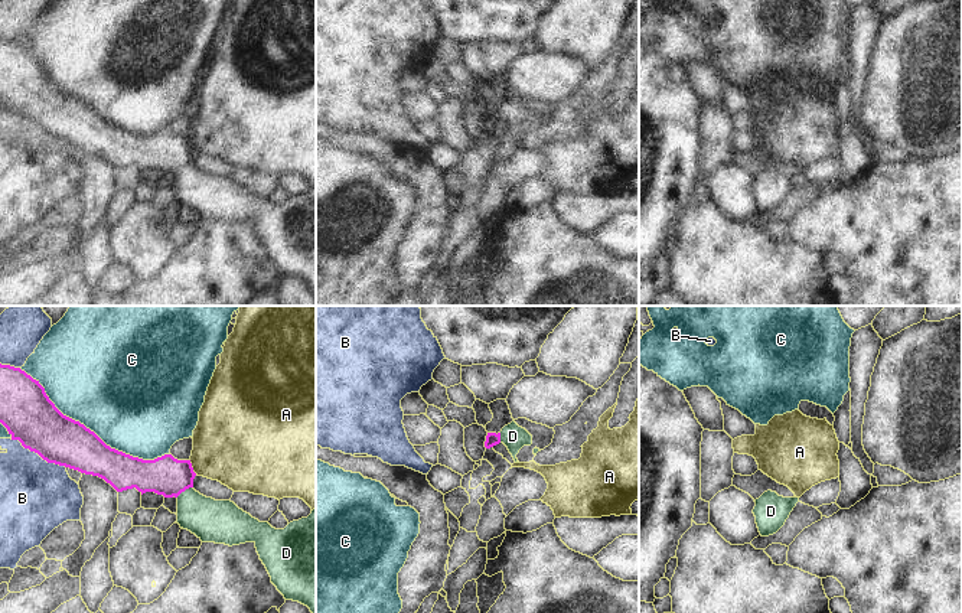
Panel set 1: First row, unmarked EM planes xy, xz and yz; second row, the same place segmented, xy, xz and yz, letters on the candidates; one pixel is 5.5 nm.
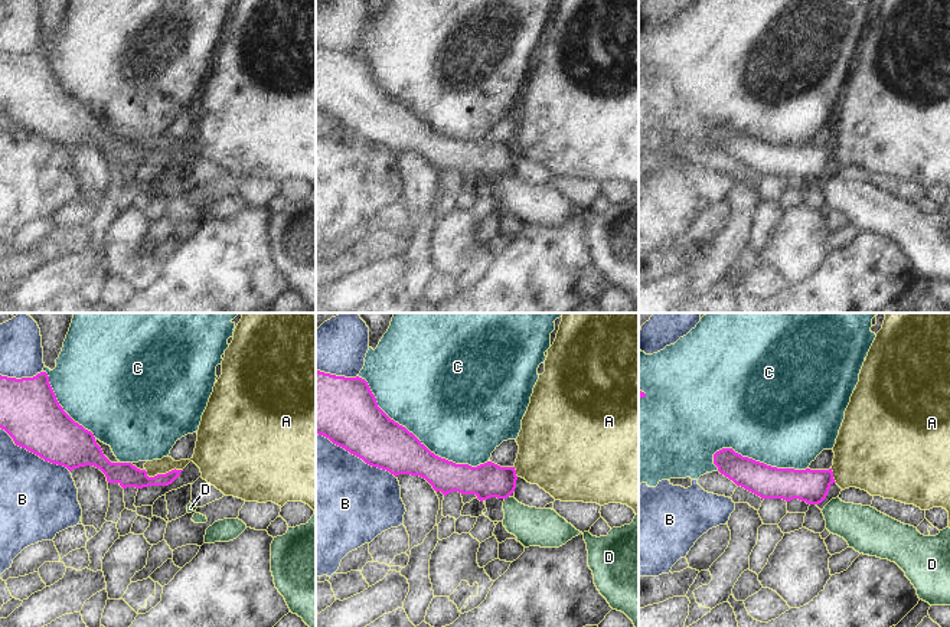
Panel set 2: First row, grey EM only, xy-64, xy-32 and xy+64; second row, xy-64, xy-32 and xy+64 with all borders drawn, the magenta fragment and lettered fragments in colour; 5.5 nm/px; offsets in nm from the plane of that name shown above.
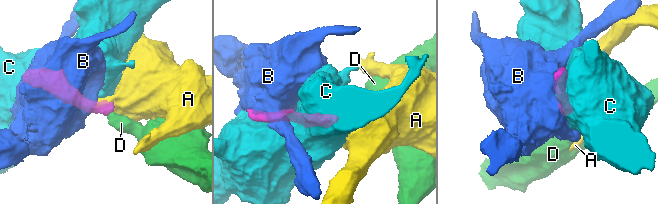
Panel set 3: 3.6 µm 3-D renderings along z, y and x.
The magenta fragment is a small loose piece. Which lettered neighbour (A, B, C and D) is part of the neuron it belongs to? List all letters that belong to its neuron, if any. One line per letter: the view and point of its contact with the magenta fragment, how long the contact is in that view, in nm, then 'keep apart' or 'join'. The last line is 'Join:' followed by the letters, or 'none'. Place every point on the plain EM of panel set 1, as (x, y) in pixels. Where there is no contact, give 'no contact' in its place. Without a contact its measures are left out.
A: meets magenta in xy at (192, 144); contact 90 nm long; keep apart
B: meets magenta in xy at (38, 130); contact 360 nm long; keep apart
C: meets magenta in xy at (90, 107); contact 950 nm long; keep apart
D: meets magenta in xy at (183, 168); contact 110 nm long; join
Join: D

